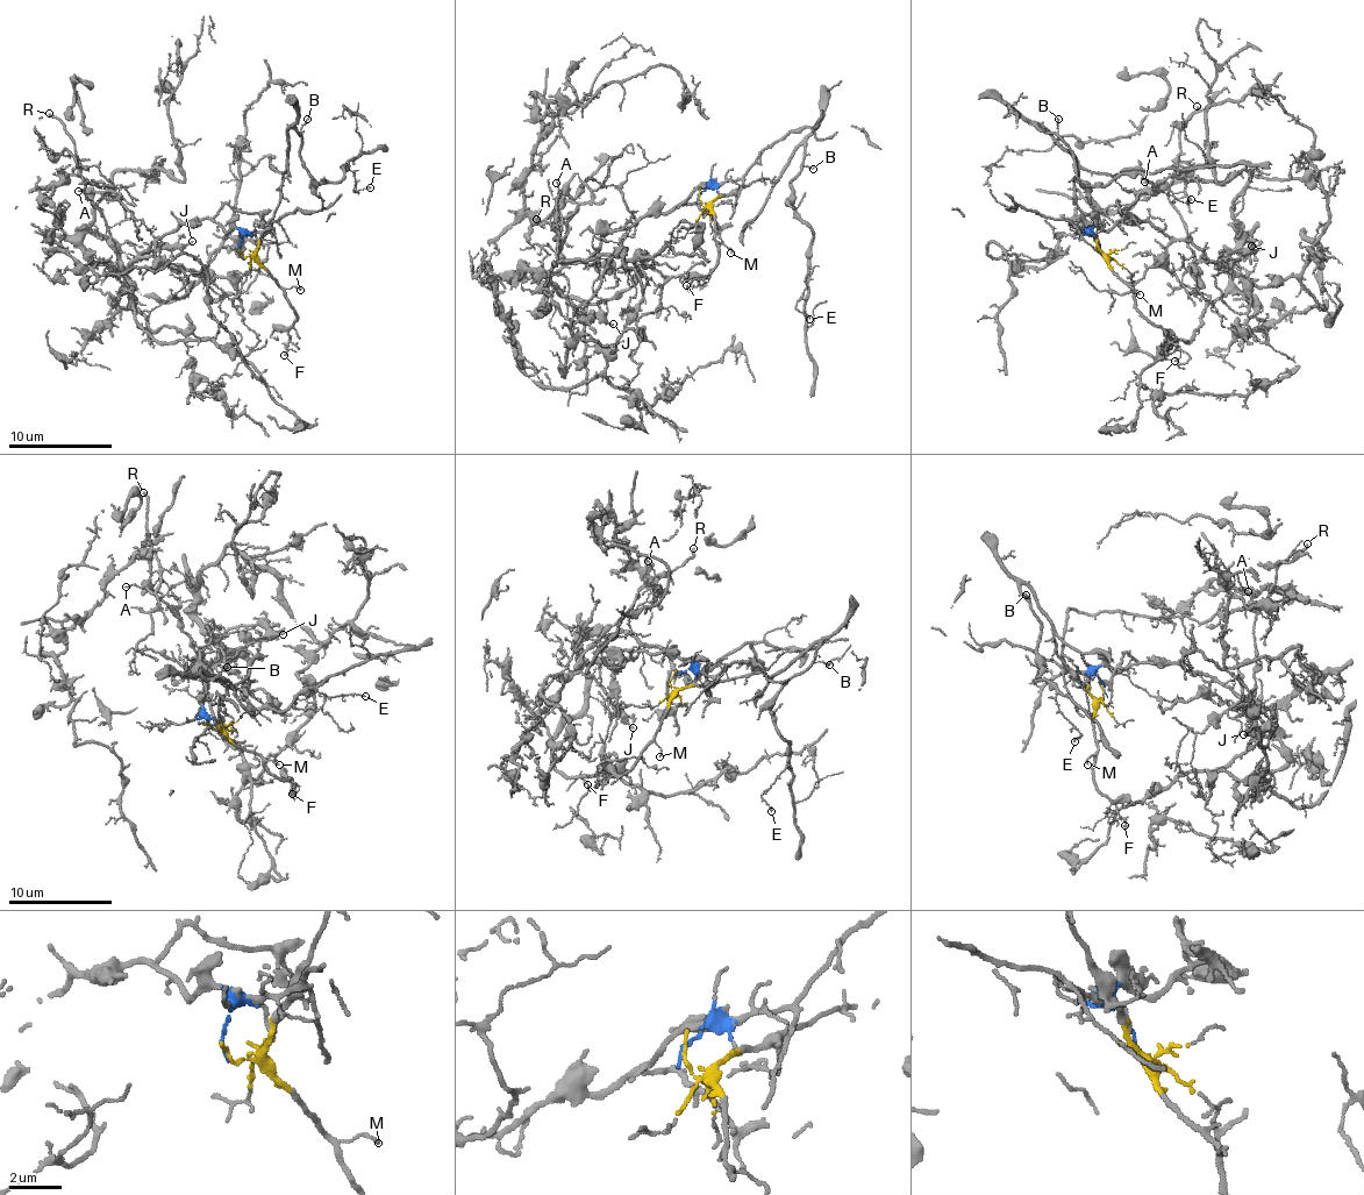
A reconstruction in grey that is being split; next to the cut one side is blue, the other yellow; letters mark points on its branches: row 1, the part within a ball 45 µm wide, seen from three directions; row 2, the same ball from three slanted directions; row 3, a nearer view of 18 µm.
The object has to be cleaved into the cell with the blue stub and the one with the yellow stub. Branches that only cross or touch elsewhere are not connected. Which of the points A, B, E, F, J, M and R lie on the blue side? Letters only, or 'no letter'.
A, J, R

